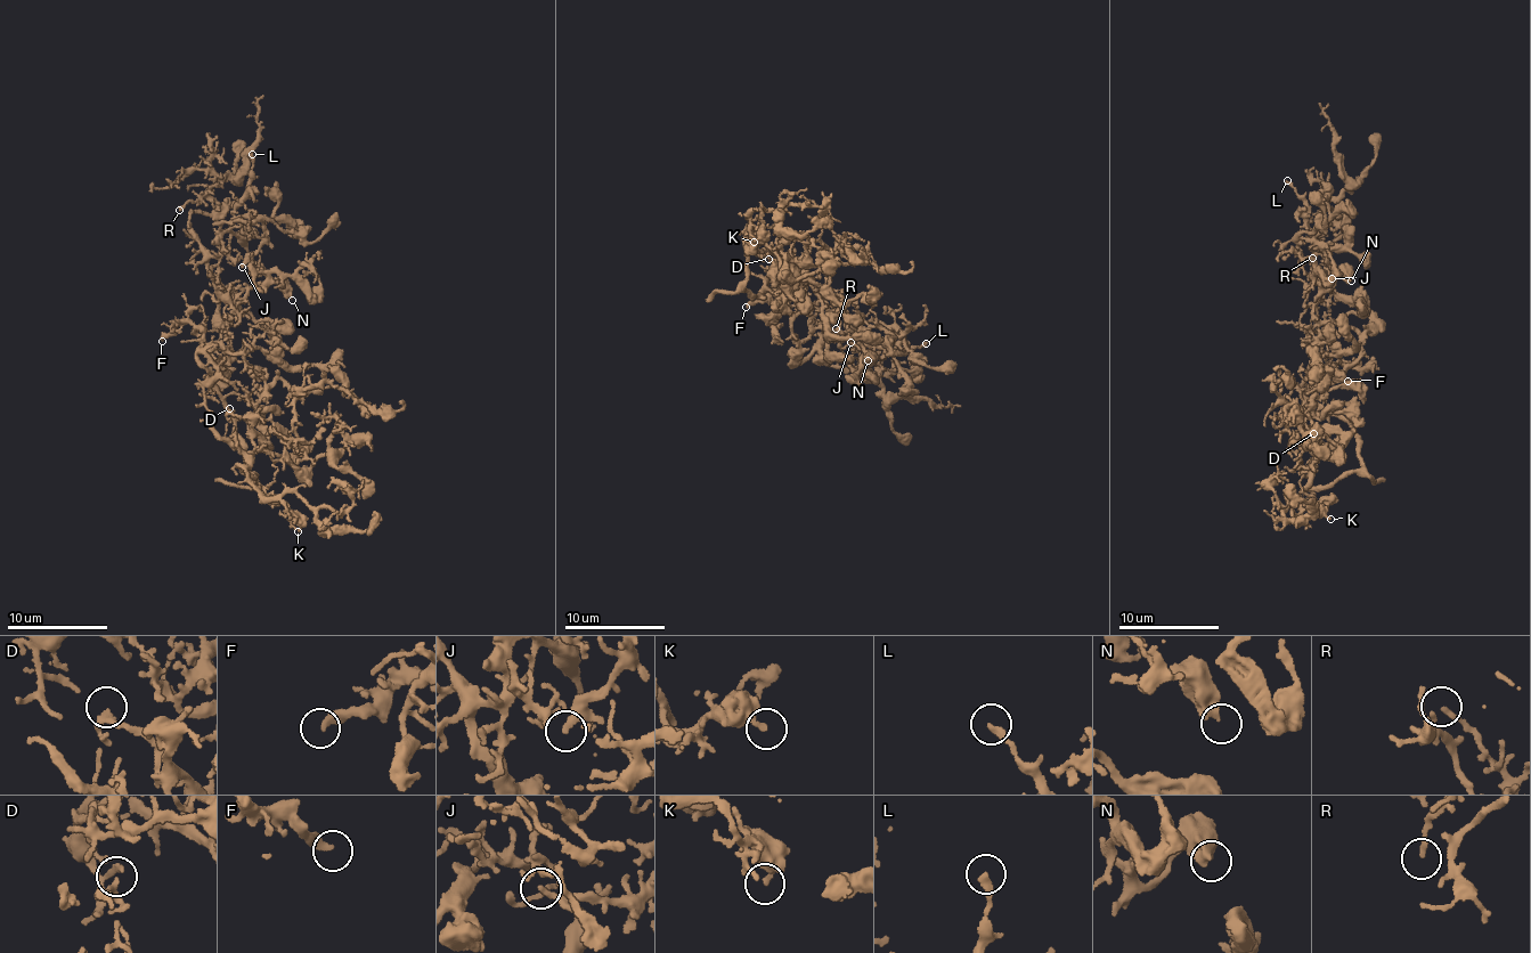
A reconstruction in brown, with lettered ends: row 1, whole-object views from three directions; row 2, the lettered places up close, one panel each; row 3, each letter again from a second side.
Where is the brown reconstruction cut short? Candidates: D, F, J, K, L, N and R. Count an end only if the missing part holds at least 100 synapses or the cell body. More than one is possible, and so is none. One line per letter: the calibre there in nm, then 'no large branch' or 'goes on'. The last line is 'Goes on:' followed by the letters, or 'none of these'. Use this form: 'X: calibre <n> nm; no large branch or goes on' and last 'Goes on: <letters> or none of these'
D: calibre 190 nm; no large branch
F: calibre 320 nm; no large branch
J: calibre 140 nm; no large branch
K: calibre 300 nm; no large branch
L: calibre 240 nm; no large branch
N: calibre 400 nm; no large branch
R: calibre 200 nm; no large branch
Goes on: none of these

